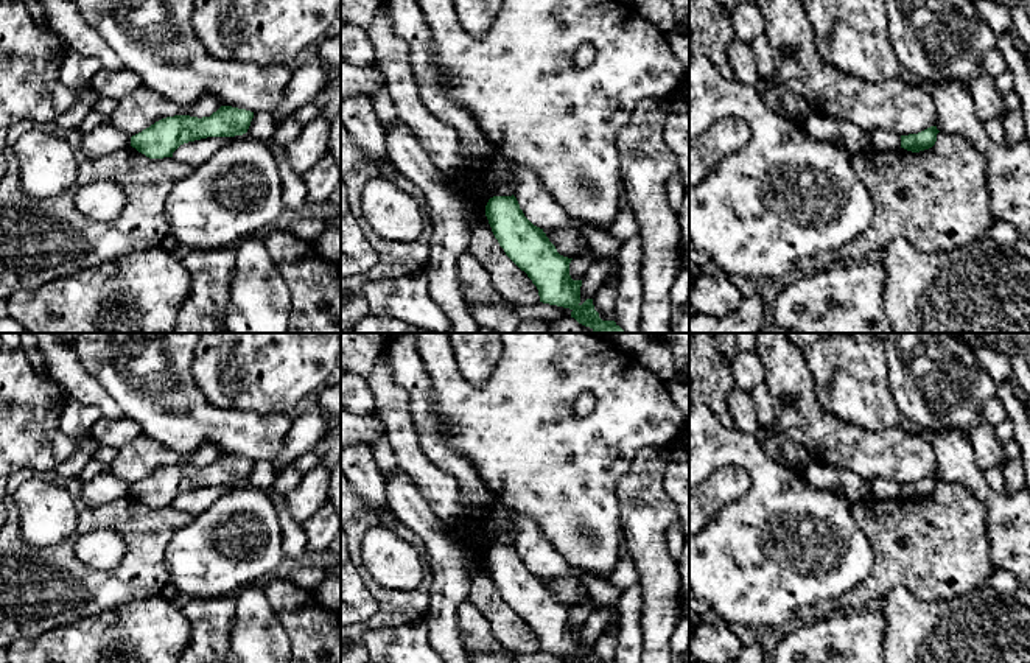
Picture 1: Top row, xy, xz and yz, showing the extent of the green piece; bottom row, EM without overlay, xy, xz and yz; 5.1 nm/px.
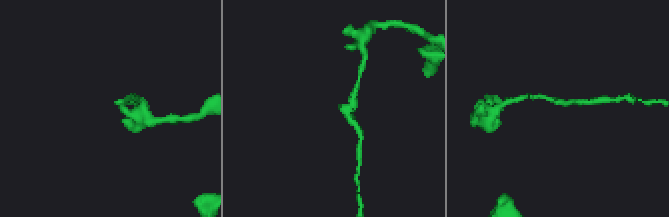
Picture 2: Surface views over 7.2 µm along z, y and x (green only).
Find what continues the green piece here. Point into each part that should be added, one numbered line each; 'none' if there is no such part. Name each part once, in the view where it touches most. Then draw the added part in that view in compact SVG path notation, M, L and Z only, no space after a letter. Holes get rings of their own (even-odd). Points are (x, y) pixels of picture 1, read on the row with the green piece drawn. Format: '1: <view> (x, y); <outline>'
none

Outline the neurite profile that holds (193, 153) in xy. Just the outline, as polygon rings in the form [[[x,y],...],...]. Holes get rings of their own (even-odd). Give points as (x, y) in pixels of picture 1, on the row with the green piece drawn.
[[[207,137],[194,142],[188,142],[180,145],[173,157],[191,167],[198,167],[201,162],[207,160],[212,154],[215,154],[221,146],[230,142],[235,137]]]

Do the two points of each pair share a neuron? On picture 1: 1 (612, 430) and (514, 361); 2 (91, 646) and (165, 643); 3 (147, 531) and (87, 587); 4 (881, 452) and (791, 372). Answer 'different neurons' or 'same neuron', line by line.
1: same neuron
2: same neuron
3: same neuron
4: same neuron

